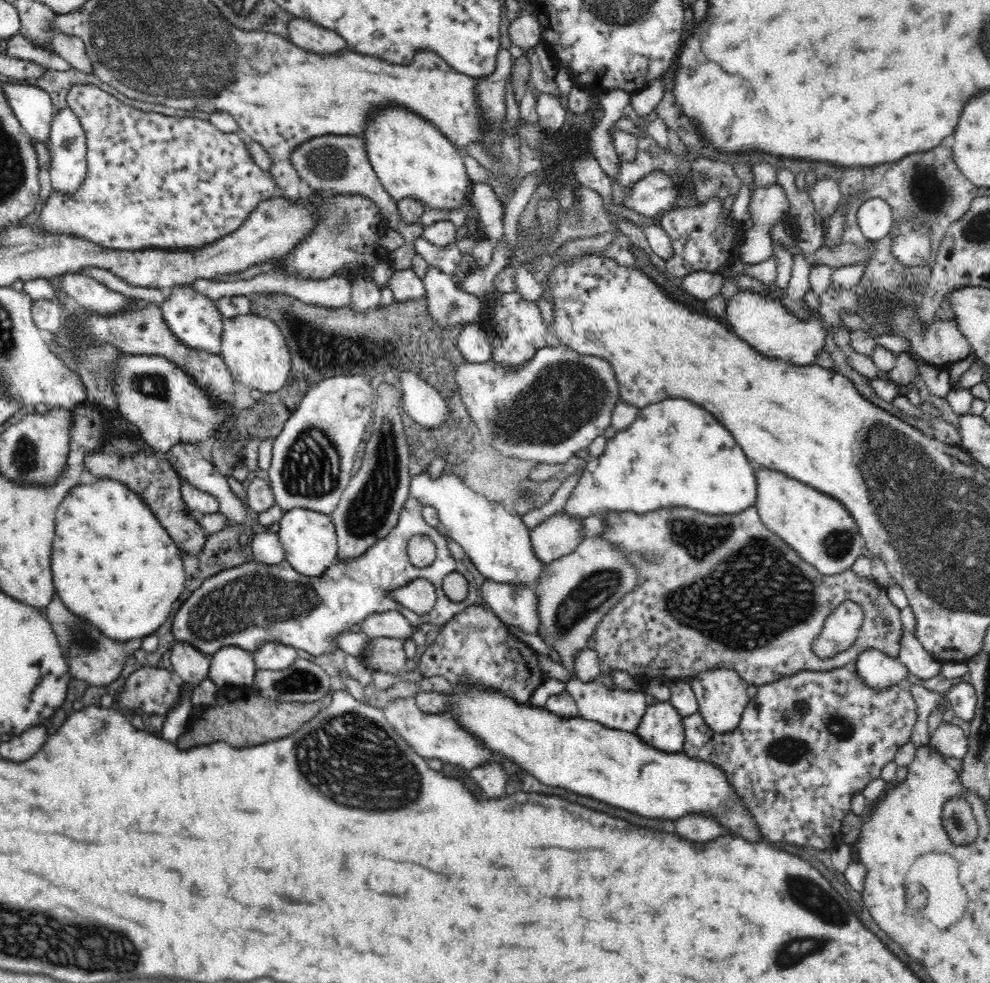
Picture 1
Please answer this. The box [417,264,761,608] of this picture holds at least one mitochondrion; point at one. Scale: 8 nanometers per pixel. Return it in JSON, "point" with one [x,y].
{"point":[565,397]}

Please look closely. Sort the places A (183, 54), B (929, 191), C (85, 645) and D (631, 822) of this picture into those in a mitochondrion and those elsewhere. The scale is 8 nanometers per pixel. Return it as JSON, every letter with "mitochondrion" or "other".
{"A":"mitochondrion","B":"mitochondrion","C":"mitochondrion","D":"other"}

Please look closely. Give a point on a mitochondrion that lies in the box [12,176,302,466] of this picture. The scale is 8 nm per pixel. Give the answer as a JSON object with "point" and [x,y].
{"point":[152,384]}

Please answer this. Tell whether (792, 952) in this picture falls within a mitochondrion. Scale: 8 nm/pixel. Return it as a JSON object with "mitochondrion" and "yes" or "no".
{"mitochondrion":"yes"}

